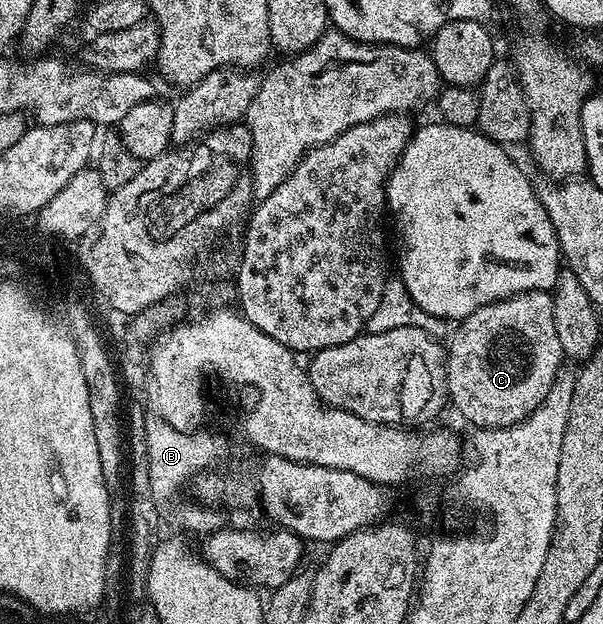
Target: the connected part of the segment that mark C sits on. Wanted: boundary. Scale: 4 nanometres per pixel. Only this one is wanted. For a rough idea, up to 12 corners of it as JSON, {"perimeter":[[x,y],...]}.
{"perimeter":[[552,293],[481,306],[446,345],[450,407],[520,424],[565,364]]}

